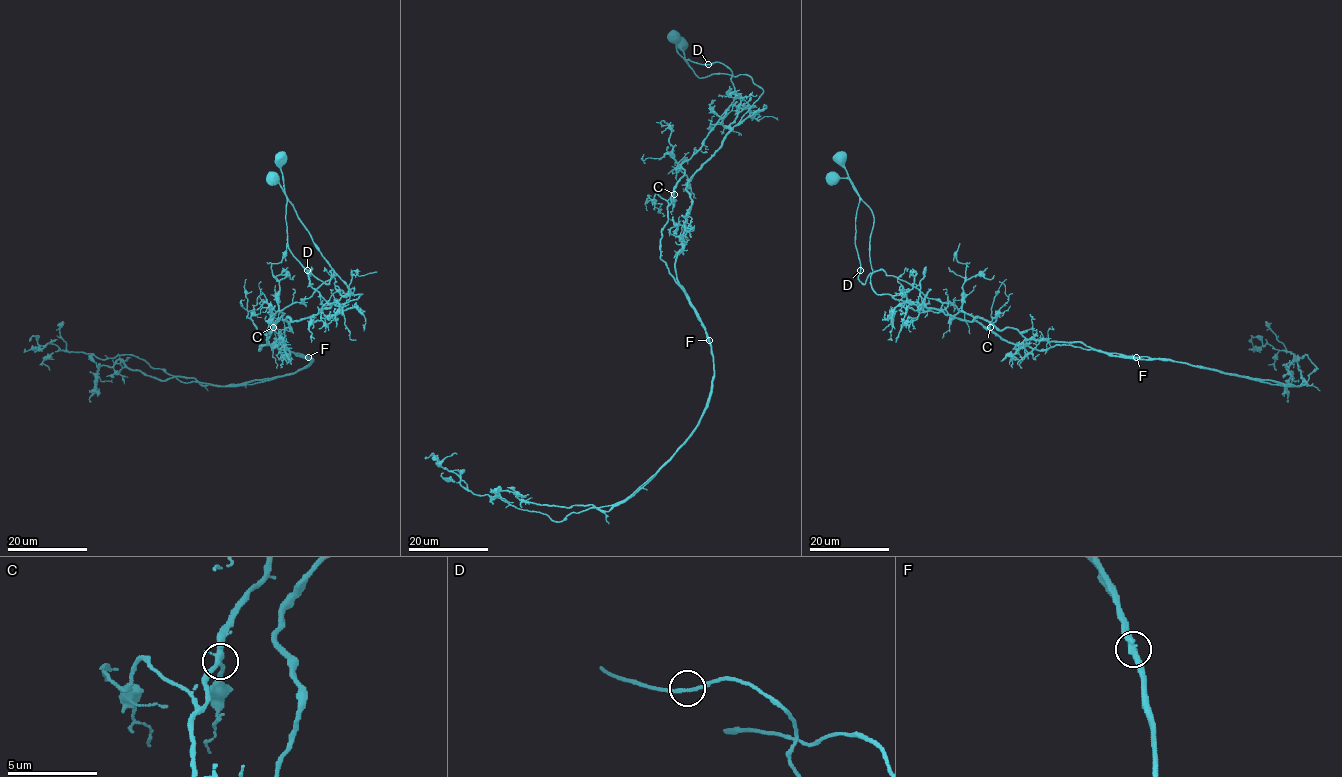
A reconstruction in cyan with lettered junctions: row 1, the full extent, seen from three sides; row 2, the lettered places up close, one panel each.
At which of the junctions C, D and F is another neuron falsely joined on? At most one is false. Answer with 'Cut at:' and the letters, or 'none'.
Cut at: F

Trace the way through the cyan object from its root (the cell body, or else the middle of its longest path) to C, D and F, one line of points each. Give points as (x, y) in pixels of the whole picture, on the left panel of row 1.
C: (281, 159), (289, 250), (325, 283), (330, 271), (336, 275), (309, 298), (281, 310), (273, 327)
D: (281, 159), (287, 197), (288, 247), (307, 270)
F: (281, 159), (284, 193), (298, 219), (351, 293), (362, 294), (285, 320), (290, 330), (274, 342), (308, 357)

